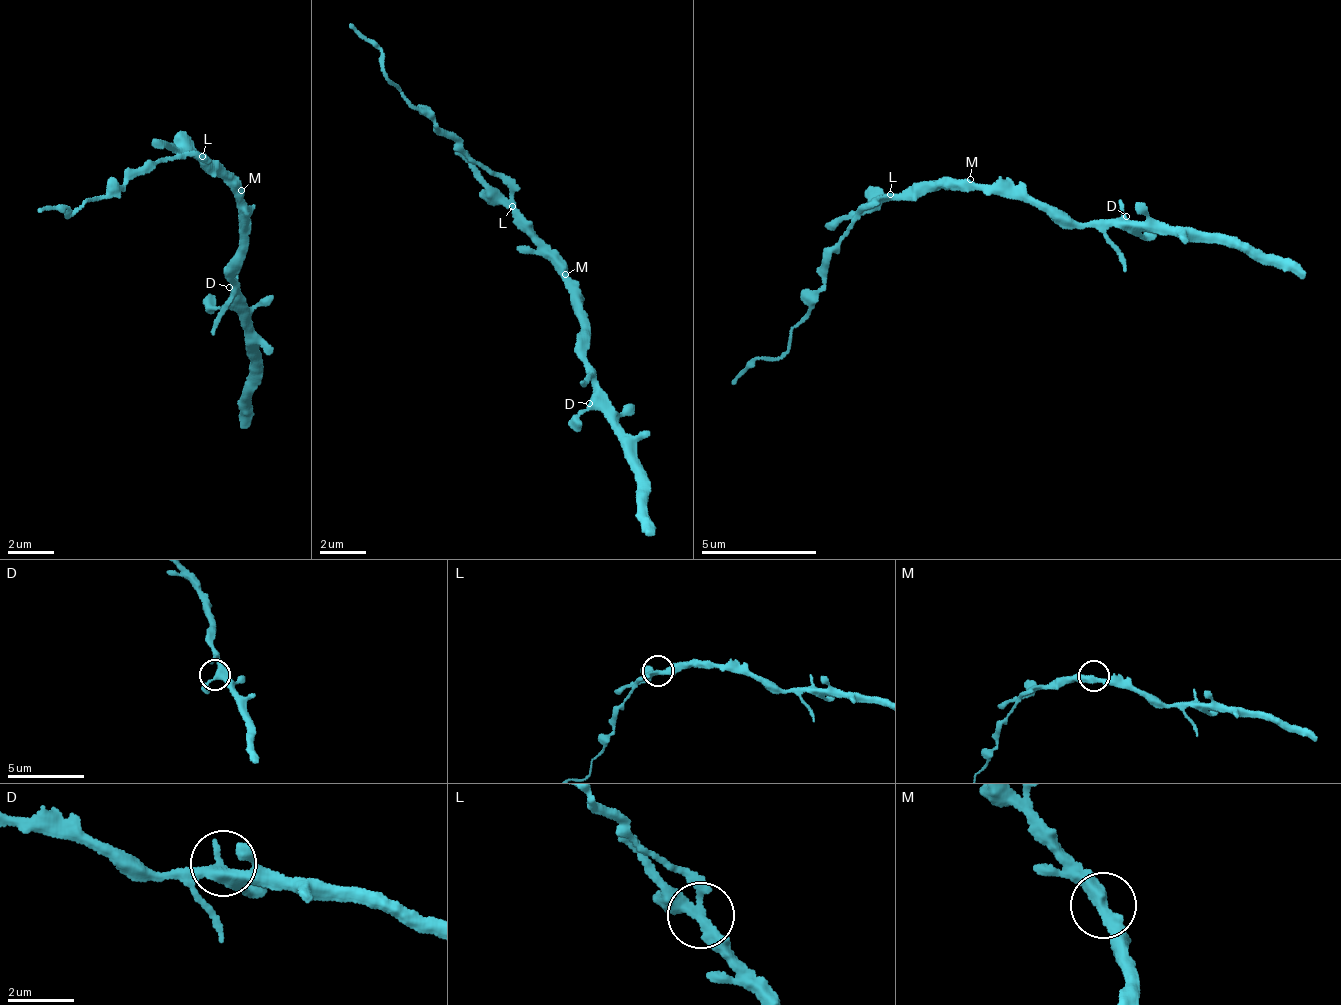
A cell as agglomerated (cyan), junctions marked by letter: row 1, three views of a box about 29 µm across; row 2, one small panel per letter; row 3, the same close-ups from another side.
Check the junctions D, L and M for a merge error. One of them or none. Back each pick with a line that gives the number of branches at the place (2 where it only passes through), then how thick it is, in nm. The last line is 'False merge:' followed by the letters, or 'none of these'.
L: 3 branches meet; 320 nm thick
False merge: L

